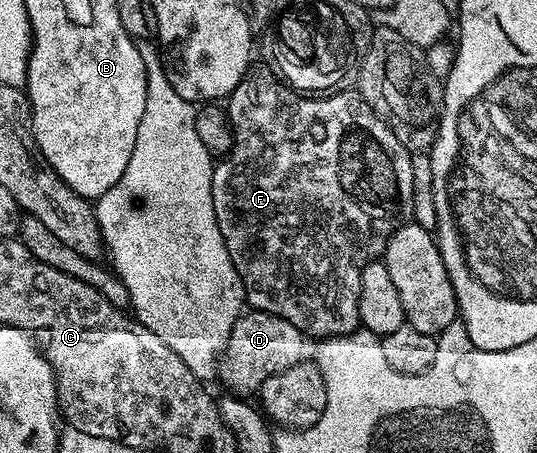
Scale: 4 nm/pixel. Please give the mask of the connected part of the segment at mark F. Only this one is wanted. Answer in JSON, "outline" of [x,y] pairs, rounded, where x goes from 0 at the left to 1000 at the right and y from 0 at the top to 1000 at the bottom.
{"outline":[[[466,148],[445,190],[438,190],[438,199],[423,214],[423,254],[426,283],[434,289],[434,318],[426,333],[417,338],[415,349],[402,355],[393,402],[393,437],[400,446],[408,517],[415,517],[415,534],[430,561],[430,578],[456,627],[456,658],[466,682],[527,702],[570,744],[644,742],[667,731],[676,715],[672,623],[680,589],[696,581],[715,558],[721,534],[737,503],[749,503],[769,486],[764,426],[754,419],[737,424],[732,417],[739,397],[765,397],[769,344],[764,329],[747,318],[743,305],[736,305],[723,272],[704,256],[663,201],[628,199],[618,208],[562,208],[518,174],[507,148],[492,148]]]}

